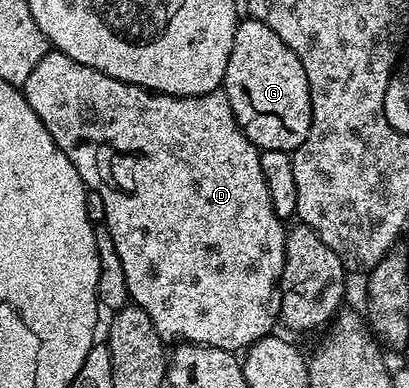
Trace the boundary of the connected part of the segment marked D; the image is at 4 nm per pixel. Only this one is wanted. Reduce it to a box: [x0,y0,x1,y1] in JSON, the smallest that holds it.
[23,49,286,353]

